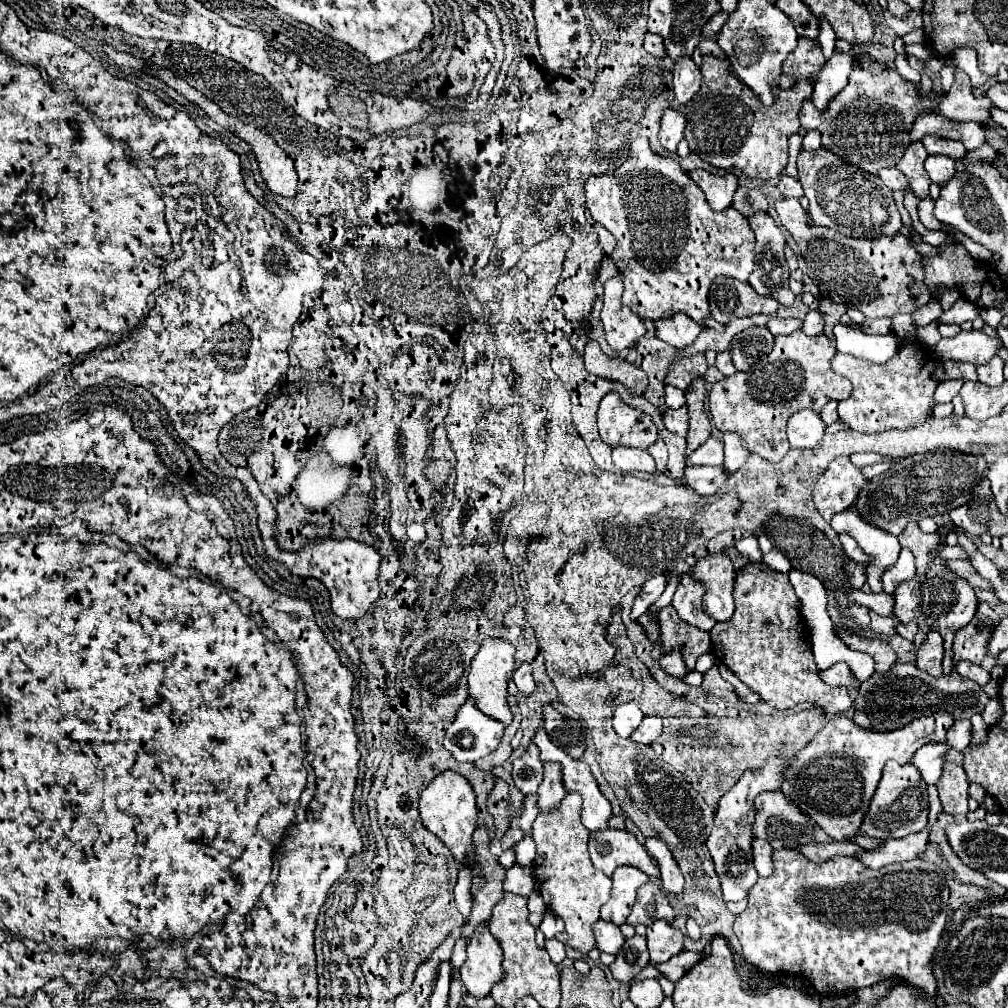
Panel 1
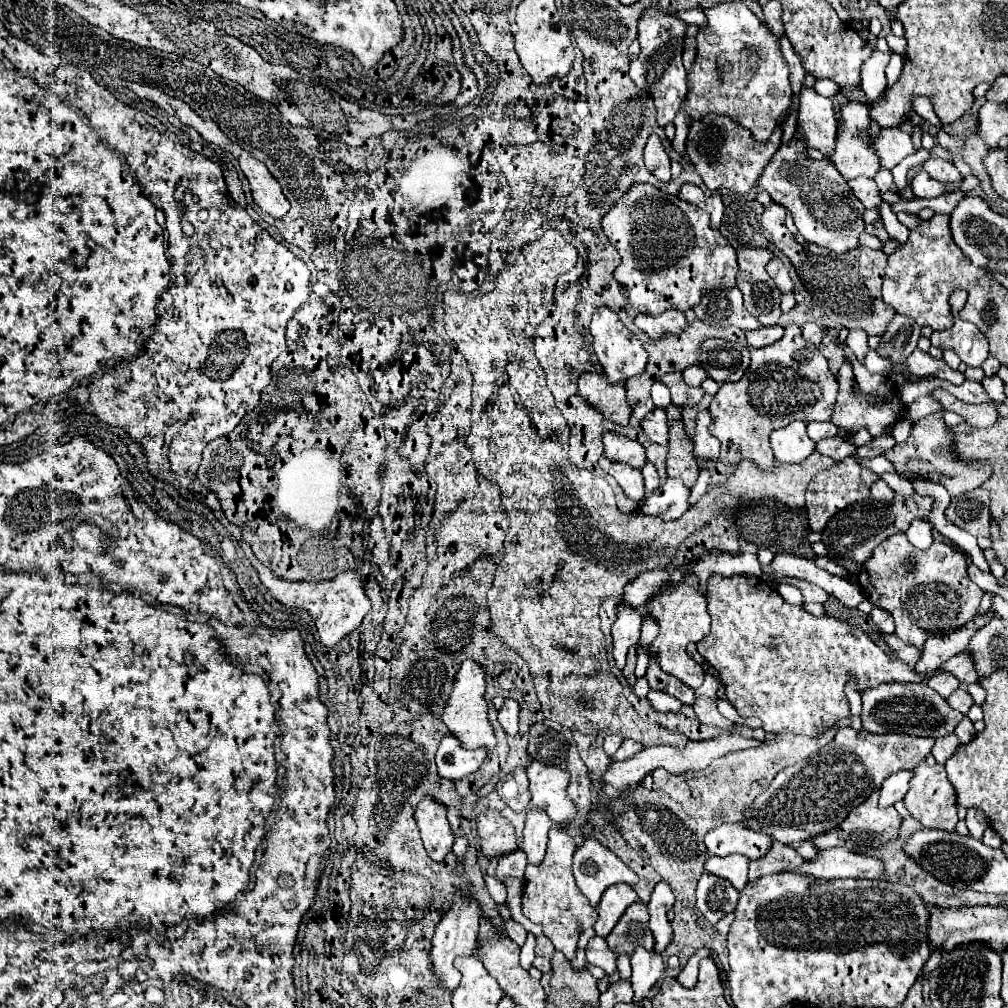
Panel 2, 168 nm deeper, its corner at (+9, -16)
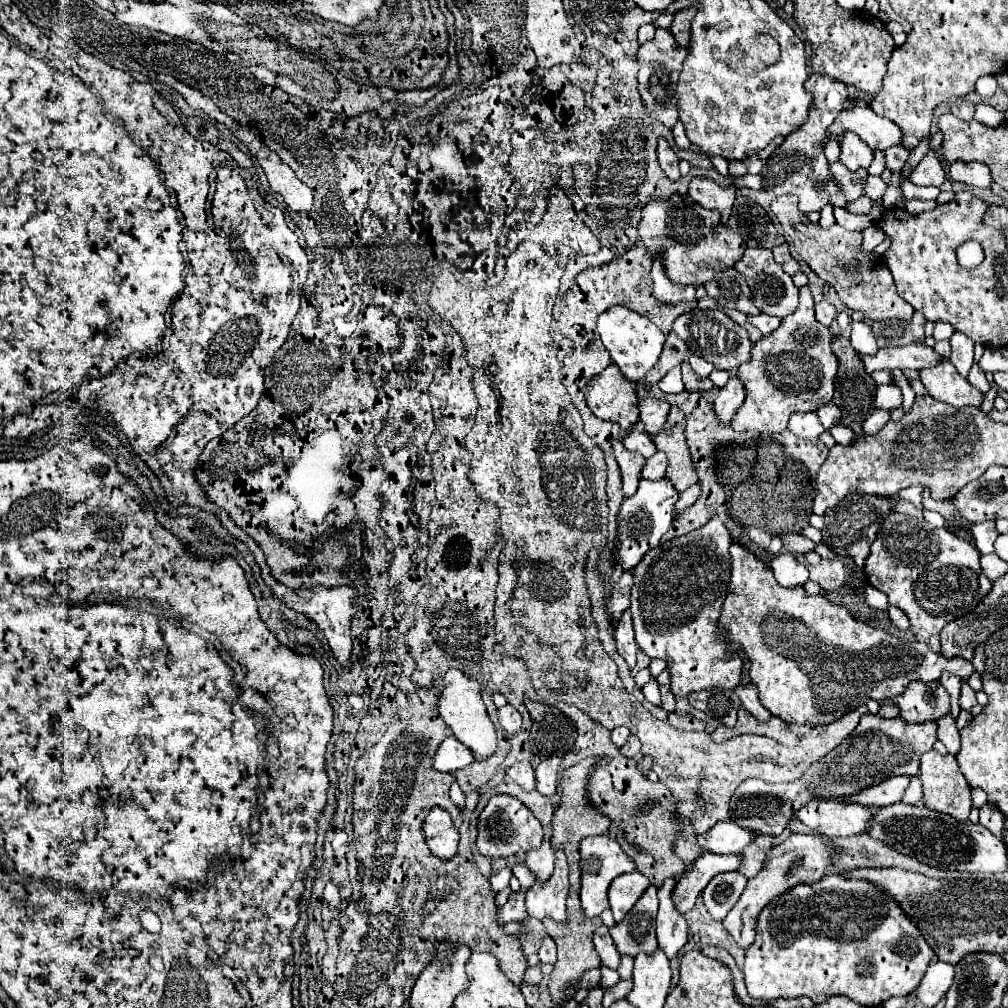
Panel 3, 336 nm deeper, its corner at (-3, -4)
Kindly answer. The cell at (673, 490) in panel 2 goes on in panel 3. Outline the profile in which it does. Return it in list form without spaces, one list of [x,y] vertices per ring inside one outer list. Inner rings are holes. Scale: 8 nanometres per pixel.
[[[662,478],[662,480],[640,480],[638,490],[634,496],[624,498],[618,510],[618,544],[612,550],[612,562],[618,564],[622,570],[632,570],[638,560],[650,550],[660,544],[660,538],[666,534],[666,530],[672,524],[672,508],[678,500],[678,492],[674,486]]]

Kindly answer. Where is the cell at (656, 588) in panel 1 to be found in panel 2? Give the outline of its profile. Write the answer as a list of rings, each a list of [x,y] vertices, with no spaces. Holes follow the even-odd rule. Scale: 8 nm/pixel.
[[[618,608],[618,618],[612,626],[612,656],[616,660],[618,668],[624,668],[626,664],[626,652],[630,646],[638,644],[640,638],[640,624],[642,624],[642,614],[632,608]]]

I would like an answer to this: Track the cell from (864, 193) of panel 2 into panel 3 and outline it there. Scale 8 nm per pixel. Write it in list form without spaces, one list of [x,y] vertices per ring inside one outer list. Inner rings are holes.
[[[832,162],[830,164],[830,178],[836,182],[836,186],[844,192],[848,202],[854,202],[856,198],[862,196],[864,190],[864,180],[866,180],[868,170],[862,172],[850,172],[842,166],[842,162]]]

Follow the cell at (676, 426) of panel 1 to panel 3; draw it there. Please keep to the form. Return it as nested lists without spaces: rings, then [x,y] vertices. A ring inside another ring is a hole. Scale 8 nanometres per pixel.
[[[646,398],[646,400],[638,402],[638,410],[640,410],[640,420],[644,424],[644,430],[648,434],[656,434],[656,432],[660,432],[662,424],[666,422],[666,414],[670,410],[670,404],[664,400]]]

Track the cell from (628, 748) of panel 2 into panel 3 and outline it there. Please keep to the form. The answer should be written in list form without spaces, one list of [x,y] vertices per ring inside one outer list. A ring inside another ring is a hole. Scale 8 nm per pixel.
[[[630,736],[626,740],[626,744],[620,748],[620,754],[626,756],[626,758],[638,758],[638,754],[640,754],[640,740],[636,736]]]

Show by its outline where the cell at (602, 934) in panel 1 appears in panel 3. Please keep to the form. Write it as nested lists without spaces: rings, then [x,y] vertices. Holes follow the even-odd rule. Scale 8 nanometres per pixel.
[[[600,926],[600,928],[594,932],[592,942],[594,942],[594,948],[596,948],[598,956],[600,956],[602,966],[616,970],[616,968],[620,966],[620,954],[618,954],[618,950],[616,950],[610,934],[608,934],[608,926]]]

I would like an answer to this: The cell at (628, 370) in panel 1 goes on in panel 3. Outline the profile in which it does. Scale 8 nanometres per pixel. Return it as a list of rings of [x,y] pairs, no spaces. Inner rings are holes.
[[[616,364],[604,368],[586,388],[586,402],[592,414],[630,430],[638,422],[638,396]]]

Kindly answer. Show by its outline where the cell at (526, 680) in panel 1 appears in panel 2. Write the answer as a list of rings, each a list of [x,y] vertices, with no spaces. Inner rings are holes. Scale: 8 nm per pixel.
[[[508,698],[508,700],[504,702],[504,706],[500,708],[500,712],[498,712],[498,722],[500,722],[500,726],[506,730],[508,736],[516,736],[516,732],[518,732],[520,710],[522,710],[520,704],[518,704],[516,700]]]

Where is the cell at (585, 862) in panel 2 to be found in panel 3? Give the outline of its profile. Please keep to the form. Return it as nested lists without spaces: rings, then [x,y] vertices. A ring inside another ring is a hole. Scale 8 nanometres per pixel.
[[[588,836],[580,844],[580,872],[582,872],[582,888],[580,888],[580,900],[582,900],[582,910],[586,918],[596,918],[608,908],[608,886],[610,882],[624,874],[632,872],[636,866],[634,862],[622,852],[620,844],[612,840],[610,836]]]

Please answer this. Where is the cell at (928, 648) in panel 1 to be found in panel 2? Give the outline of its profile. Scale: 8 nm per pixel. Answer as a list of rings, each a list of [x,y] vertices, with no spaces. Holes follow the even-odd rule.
[[[988,612],[986,616],[976,616],[972,622],[968,622],[964,628],[948,634],[948,636],[936,636],[936,638],[928,638],[924,648],[922,648],[922,656],[916,664],[914,670],[918,670],[918,674],[928,674],[932,676],[946,660],[950,660],[952,656],[956,656],[958,652],[966,650],[966,644],[970,642],[970,638],[984,628],[984,624],[990,622],[994,614]]]

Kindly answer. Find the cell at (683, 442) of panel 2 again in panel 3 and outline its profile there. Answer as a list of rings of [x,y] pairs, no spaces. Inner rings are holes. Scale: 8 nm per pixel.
[[[670,408],[662,432],[652,436],[656,448],[668,456],[668,468],[664,478],[674,484],[676,492],[684,492],[686,488],[698,482],[698,474],[694,470],[690,450],[686,446],[684,426],[686,426],[684,414],[678,412],[678,408]]]

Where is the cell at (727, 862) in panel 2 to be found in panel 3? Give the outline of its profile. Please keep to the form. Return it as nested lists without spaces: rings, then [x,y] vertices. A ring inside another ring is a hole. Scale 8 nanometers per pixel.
[[[704,852],[696,862],[694,862],[694,868],[686,870],[684,876],[680,876],[676,880],[676,886],[674,886],[674,892],[672,892],[672,900],[674,900],[674,906],[678,908],[680,914],[688,912],[696,898],[702,894],[702,890],[706,888],[706,884],[720,872],[730,872],[730,870],[736,870],[740,866],[740,856],[736,854],[728,854],[728,856],[722,856],[722,854],[710,854],[710,852]]]

